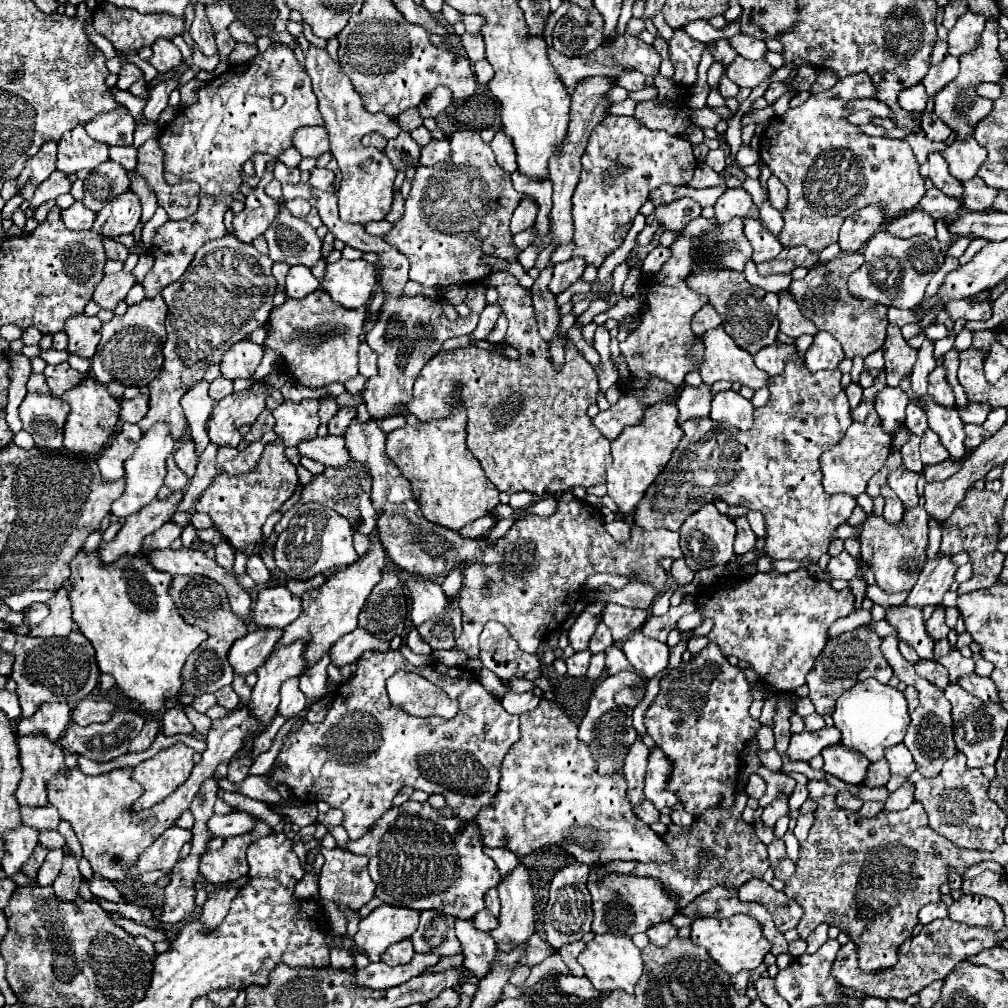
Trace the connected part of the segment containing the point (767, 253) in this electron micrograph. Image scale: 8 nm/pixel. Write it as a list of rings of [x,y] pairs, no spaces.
[[[745,218],[745,236],[753,246],[753,262],[761,264],[773,260],[781,250],[781,242],[763,226],[759,218]]]

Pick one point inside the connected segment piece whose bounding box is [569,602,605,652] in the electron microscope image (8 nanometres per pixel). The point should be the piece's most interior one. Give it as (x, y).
(582, 630)

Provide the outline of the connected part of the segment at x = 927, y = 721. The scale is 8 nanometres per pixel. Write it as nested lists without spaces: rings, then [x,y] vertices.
[[[887,636],[883,638],[883,644],[881,644],[881,652],[883,656],[887,658],[889,666],[893,668],[895,676],[899,676],[899,680],[903,680],[905,684],[911,684],[915,686],[915,690],[919,692],[919,706],[911,712],[911,724],[907,728],[907,734],[905,734],[905,740],[903,744],[909,748],[909,752],[913,754],[915,758],[915,764],[917,764],[917,770],[925,776],[925,778],[933,778],[941,772],[943,764],[953,758],[957,754],[957,746],[955,746],[955,740],[953,740],[953,716],[949,712],[949,702],[945,700],[943,696],[943,690],[937,688],[935,684],[929,684],[925,678],[917,676],[915,668],[911,662],[907,662],[899,650],[897,650],[897,642],[899,638],[895,636]]]

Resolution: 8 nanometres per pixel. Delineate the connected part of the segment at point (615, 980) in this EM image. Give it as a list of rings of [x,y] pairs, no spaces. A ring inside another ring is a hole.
[[[597,934],[585,950],[579,954],[579,964],[585,968],[585,976],[593,982],[593,986],[601,992],[613,992],[617,988],[633,994],[633,986],[641,978],[643,972],[643,960],[641,950],[633,944],[629,936],[617,936],[617,934]]]

